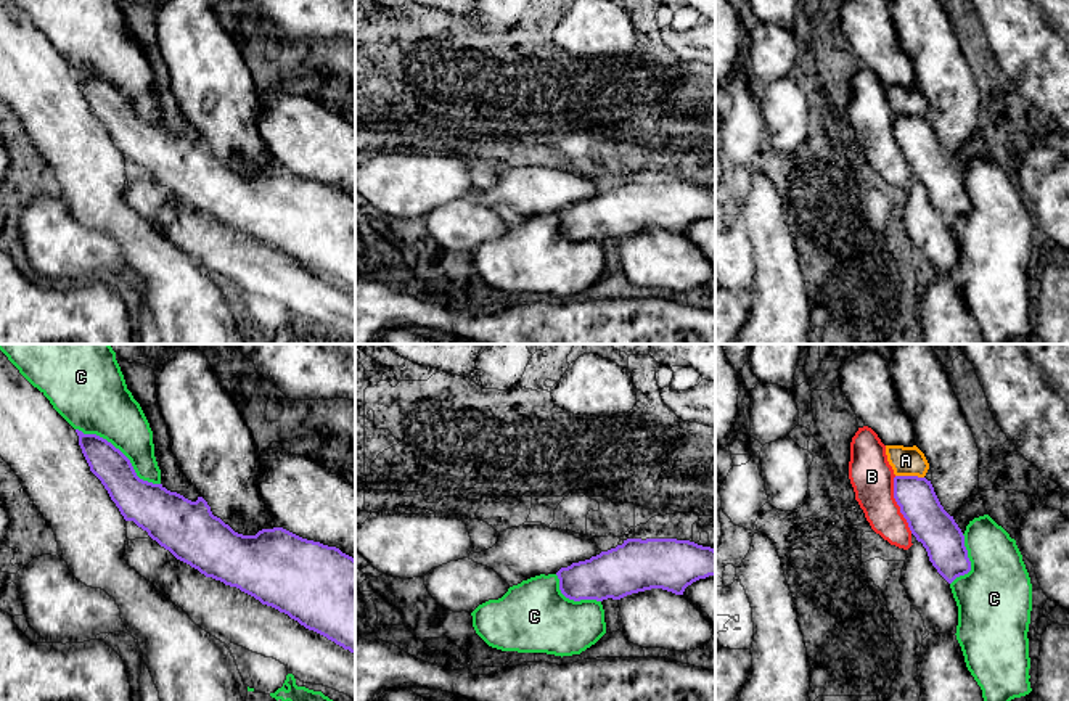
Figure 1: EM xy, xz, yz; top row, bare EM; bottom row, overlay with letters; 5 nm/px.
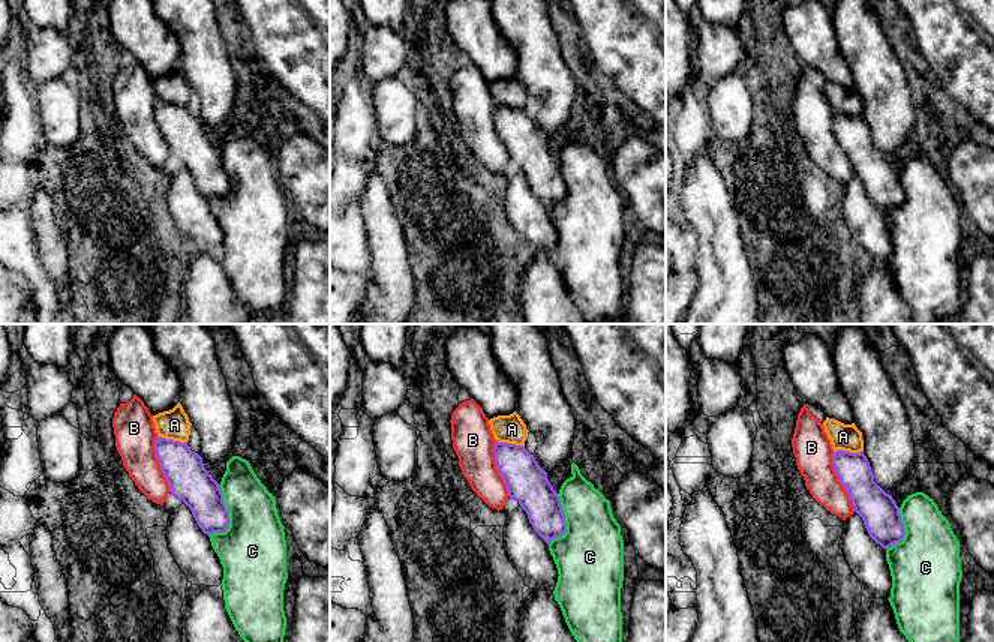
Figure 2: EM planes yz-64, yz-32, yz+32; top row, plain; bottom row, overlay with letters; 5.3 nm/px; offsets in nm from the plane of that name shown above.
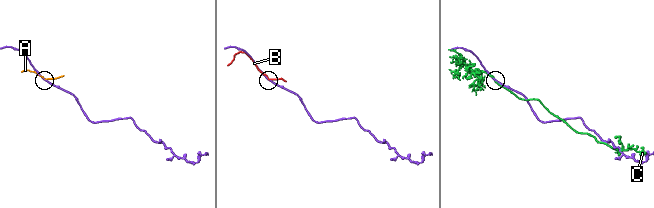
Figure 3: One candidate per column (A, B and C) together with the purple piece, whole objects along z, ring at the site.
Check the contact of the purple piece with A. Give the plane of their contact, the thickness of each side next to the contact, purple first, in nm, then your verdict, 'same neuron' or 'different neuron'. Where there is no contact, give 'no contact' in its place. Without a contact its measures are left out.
contact in yz; calibres 200 and 140 nm; different neuron

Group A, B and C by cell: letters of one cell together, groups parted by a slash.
A C / B

